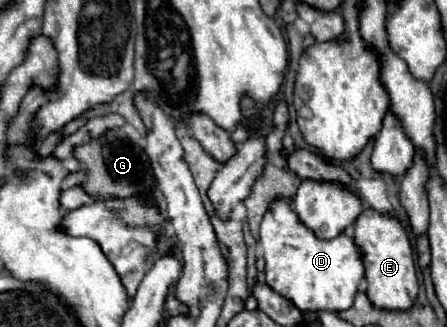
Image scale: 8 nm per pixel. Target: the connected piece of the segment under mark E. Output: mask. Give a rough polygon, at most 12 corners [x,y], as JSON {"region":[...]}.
{"region":[[365,209],[353,225],[369,301],[409,309],[419,281],[405,225]]}

